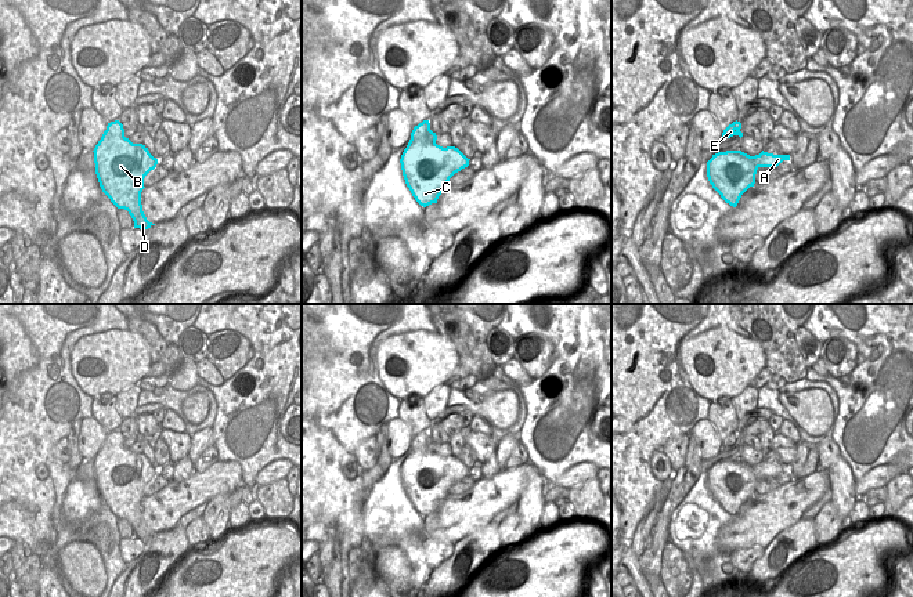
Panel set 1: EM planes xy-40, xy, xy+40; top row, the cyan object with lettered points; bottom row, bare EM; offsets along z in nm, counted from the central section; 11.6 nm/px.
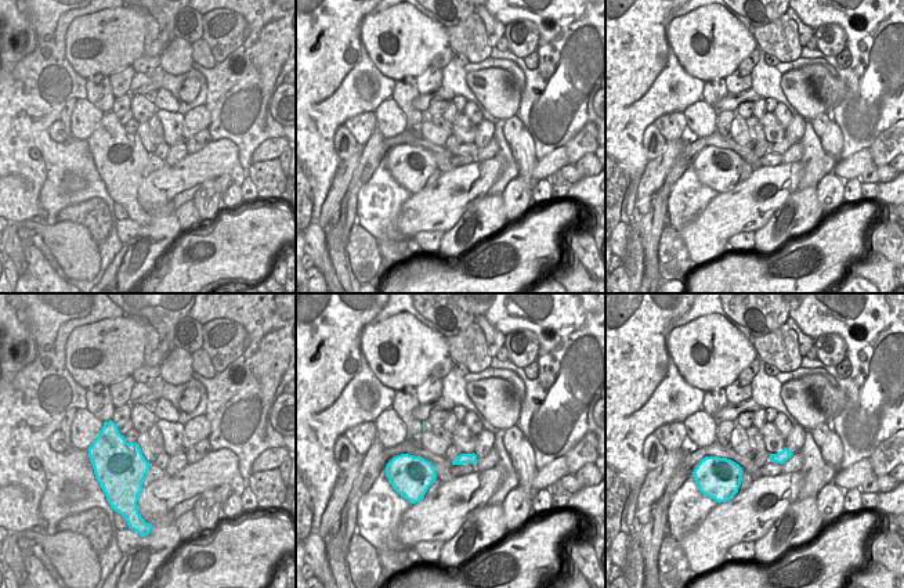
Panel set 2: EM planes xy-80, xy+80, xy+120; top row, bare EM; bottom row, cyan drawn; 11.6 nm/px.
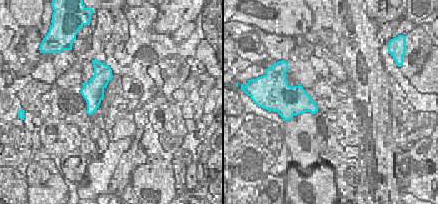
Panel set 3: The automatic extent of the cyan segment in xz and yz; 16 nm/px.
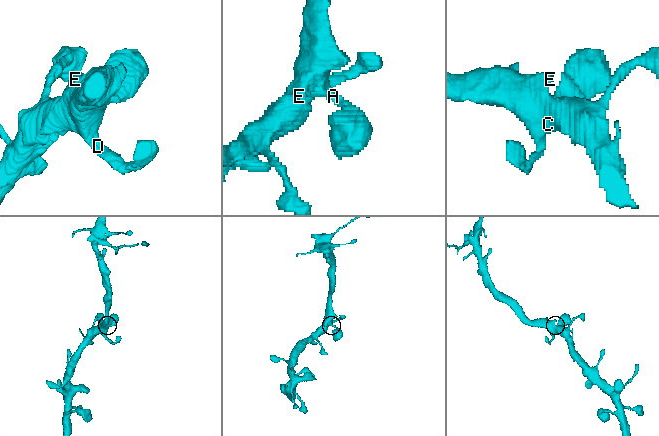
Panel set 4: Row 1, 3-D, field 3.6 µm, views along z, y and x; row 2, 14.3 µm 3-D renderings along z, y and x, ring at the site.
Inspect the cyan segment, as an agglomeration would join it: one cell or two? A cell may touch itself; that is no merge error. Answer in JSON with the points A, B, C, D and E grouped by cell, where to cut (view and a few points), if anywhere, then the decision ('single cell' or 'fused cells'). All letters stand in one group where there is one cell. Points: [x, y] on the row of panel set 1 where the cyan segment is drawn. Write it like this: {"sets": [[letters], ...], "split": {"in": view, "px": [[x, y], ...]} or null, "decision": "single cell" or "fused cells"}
{"sets": [["A", "B", "C", "D", "E"]], "split": null, "decision": "single cell"}

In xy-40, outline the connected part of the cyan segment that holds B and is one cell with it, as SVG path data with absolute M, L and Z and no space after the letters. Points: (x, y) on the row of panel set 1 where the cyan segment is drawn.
M119 120L108 123L93 152L102 192L118 209L129 211L134 228L148 229L155 225L142 211L141 192L145 188L144 178L156 167L158 159L145 145L126 138Z

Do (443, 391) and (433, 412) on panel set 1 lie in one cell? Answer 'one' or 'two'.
one

